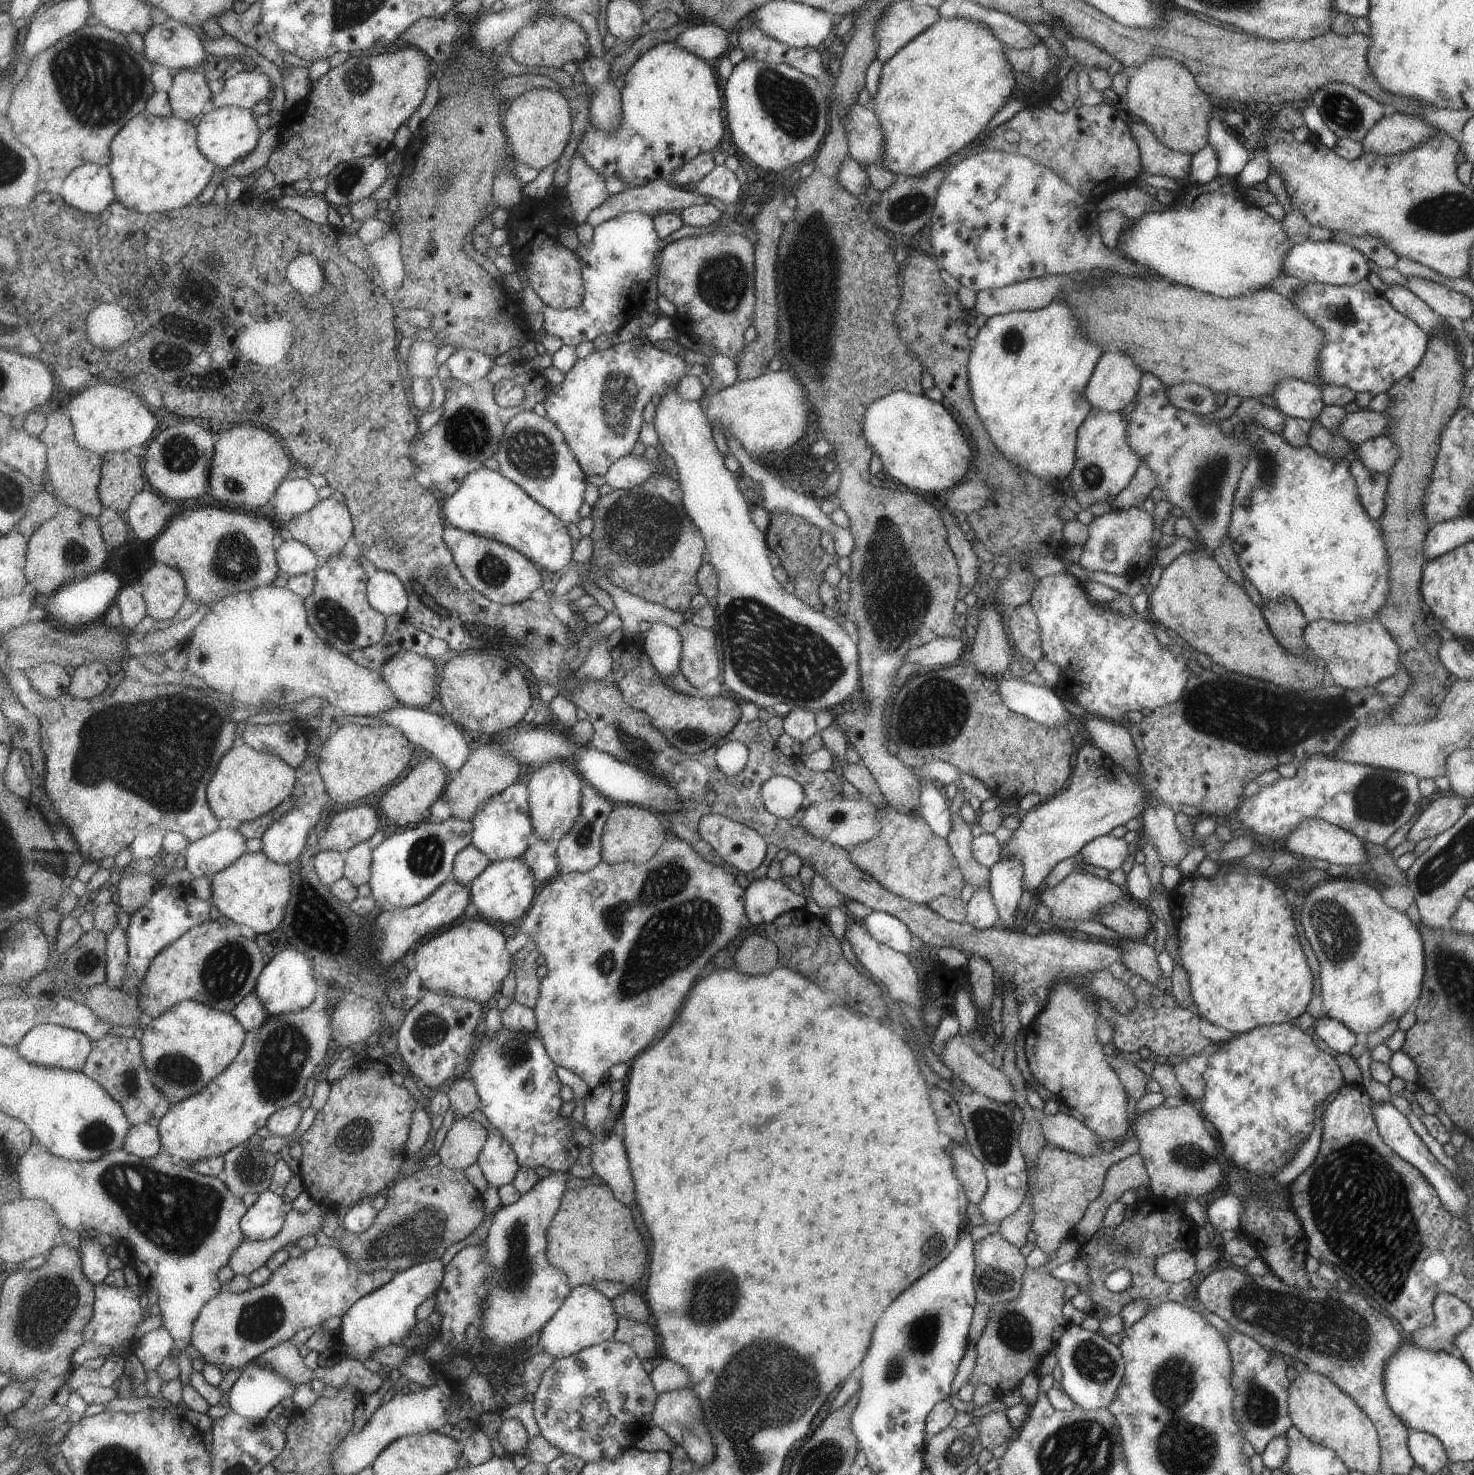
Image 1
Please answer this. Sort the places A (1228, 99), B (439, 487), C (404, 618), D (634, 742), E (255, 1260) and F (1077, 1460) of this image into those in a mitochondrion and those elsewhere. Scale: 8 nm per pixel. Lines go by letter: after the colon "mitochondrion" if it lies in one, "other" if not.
A: other
B: other
C: other
D: mitochondrion
E: other
F: mitochondrion

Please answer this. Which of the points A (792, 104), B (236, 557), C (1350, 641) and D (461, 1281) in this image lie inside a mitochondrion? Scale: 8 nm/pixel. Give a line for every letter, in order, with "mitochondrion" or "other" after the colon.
A: mitochondrion
B: mitochondrion
C: other
D: other

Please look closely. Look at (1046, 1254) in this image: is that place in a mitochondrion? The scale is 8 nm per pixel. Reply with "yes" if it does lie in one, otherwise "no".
no

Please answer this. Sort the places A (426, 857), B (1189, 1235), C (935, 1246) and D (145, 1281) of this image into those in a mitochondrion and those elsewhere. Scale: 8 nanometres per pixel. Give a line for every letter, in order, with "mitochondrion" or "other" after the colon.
A: mitochondrion
B: other
C: mitochondrion
D: other

